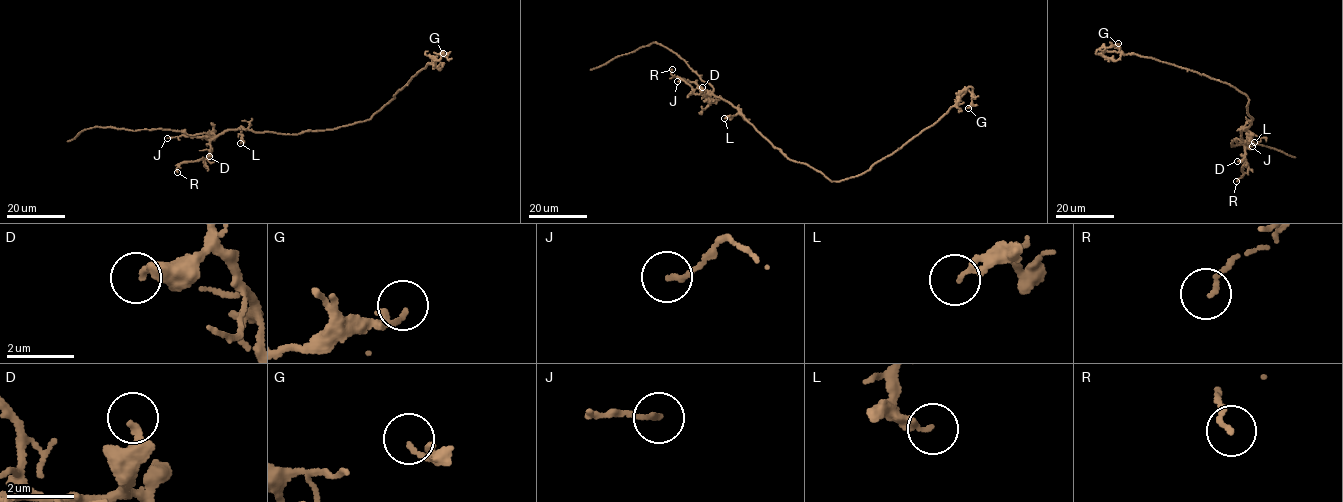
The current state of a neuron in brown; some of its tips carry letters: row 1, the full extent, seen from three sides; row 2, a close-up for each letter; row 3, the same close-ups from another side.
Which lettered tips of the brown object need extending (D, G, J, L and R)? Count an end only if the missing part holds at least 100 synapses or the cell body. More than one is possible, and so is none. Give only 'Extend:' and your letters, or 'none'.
Extend: none

